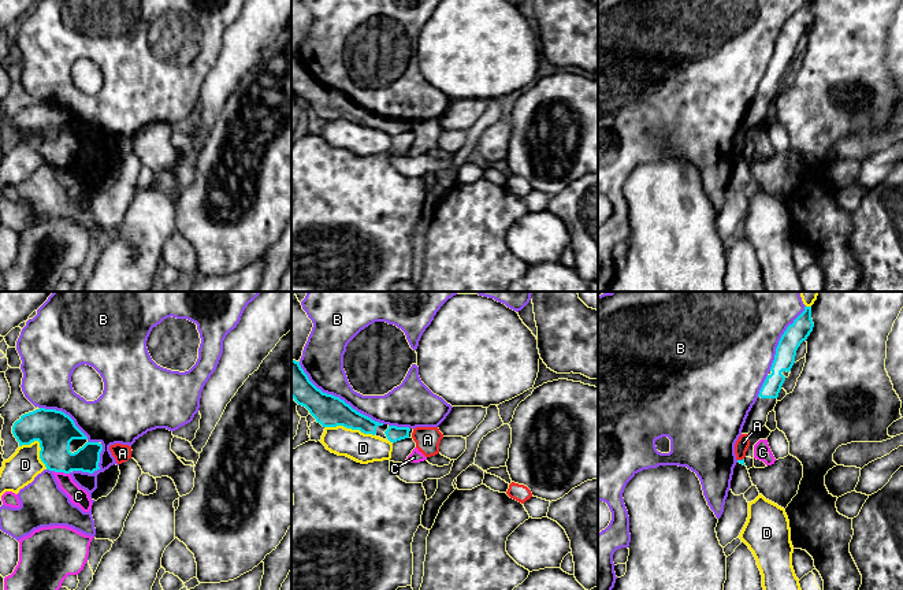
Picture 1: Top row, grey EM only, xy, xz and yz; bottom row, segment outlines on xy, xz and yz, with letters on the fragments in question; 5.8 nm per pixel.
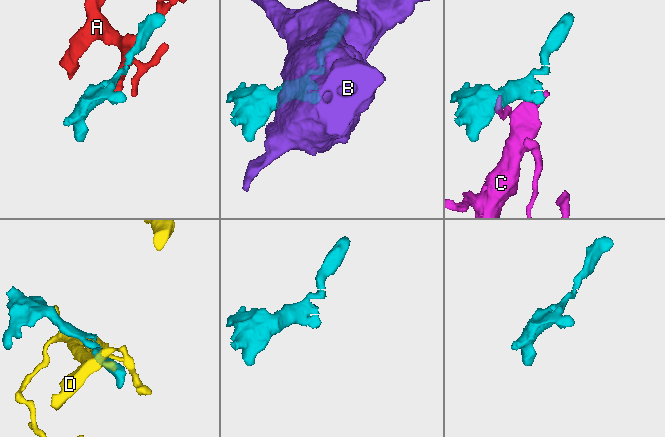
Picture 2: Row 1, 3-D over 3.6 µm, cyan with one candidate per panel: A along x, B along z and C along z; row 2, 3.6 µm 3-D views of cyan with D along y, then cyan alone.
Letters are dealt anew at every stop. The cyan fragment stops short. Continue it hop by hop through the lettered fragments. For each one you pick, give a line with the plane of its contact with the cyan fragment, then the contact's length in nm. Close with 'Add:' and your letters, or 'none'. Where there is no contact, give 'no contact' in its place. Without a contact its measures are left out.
Add: none

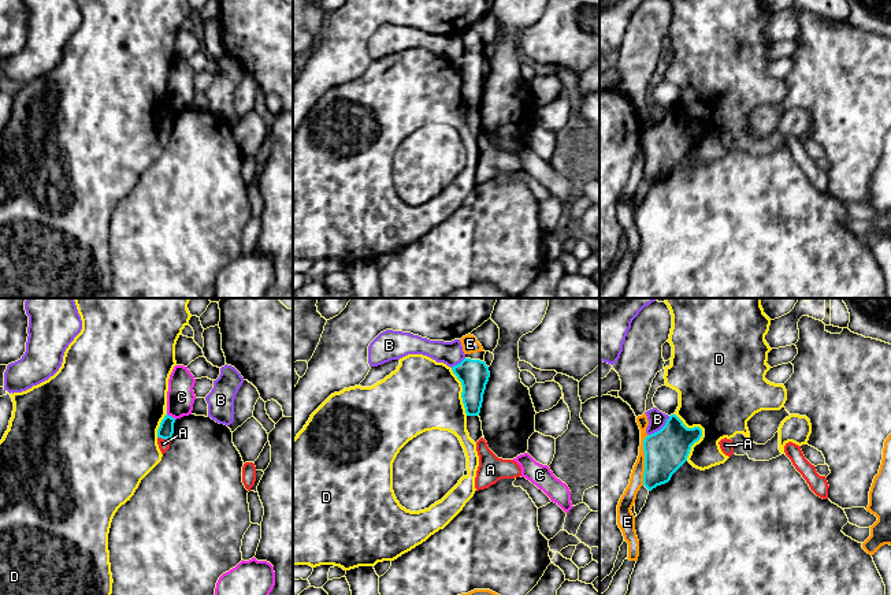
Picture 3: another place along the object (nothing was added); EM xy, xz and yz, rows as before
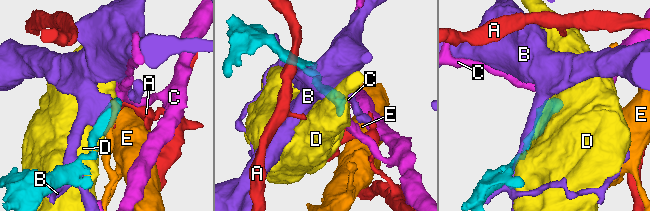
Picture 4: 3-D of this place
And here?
Add: none

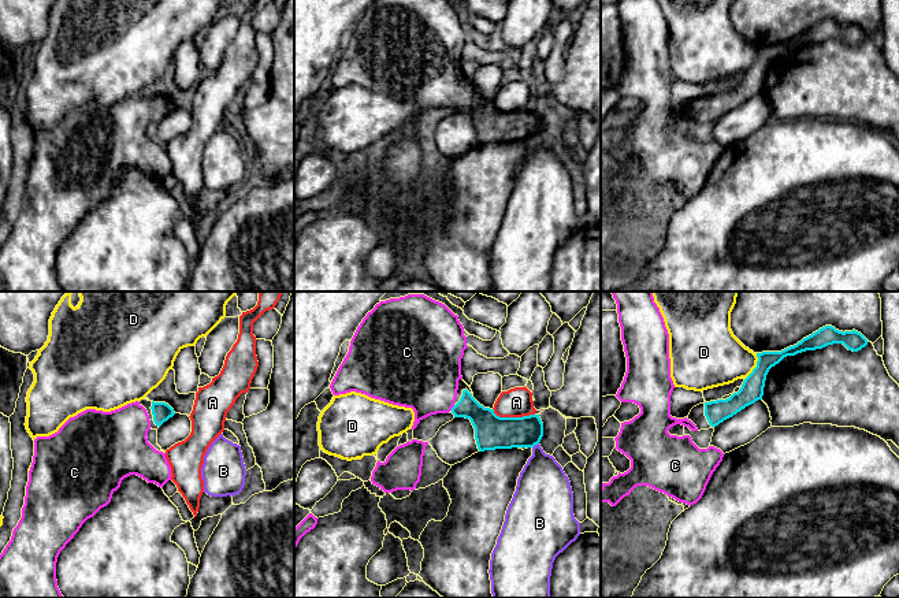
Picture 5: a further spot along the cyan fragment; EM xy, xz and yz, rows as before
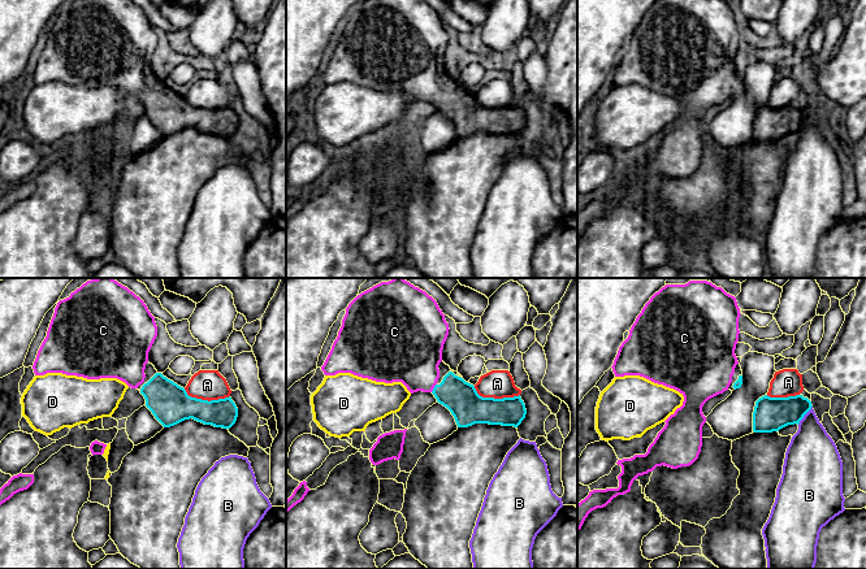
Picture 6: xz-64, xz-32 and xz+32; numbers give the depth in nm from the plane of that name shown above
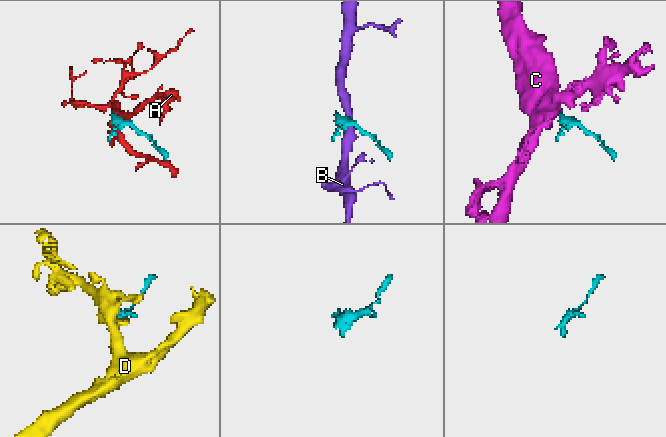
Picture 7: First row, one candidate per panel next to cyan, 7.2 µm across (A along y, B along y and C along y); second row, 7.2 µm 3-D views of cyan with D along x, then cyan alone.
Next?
C: xz | 40 nm
Add: C

